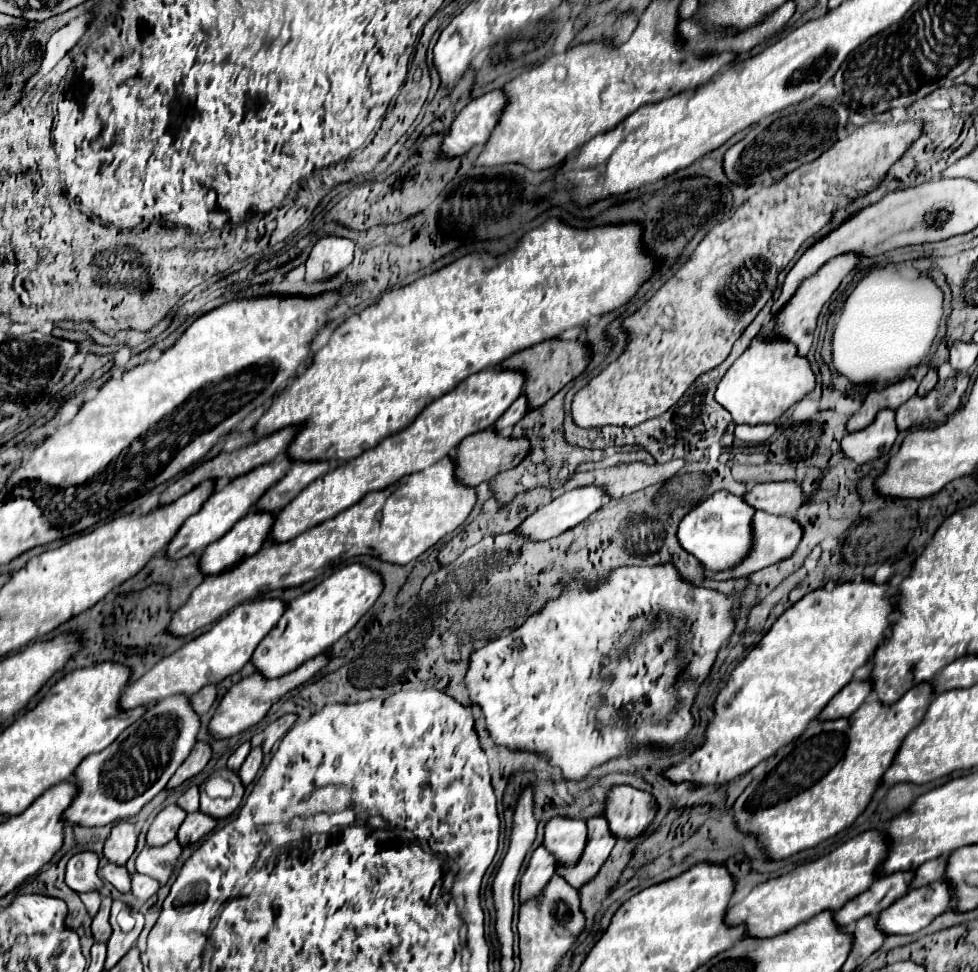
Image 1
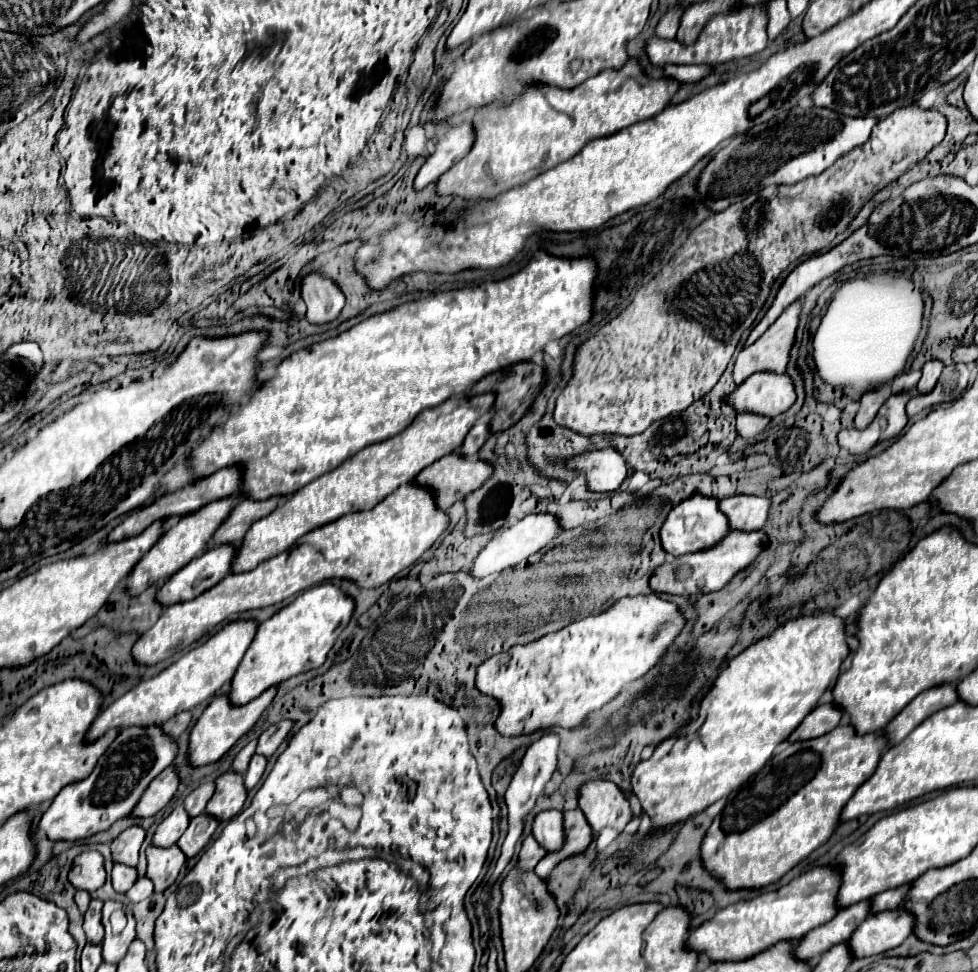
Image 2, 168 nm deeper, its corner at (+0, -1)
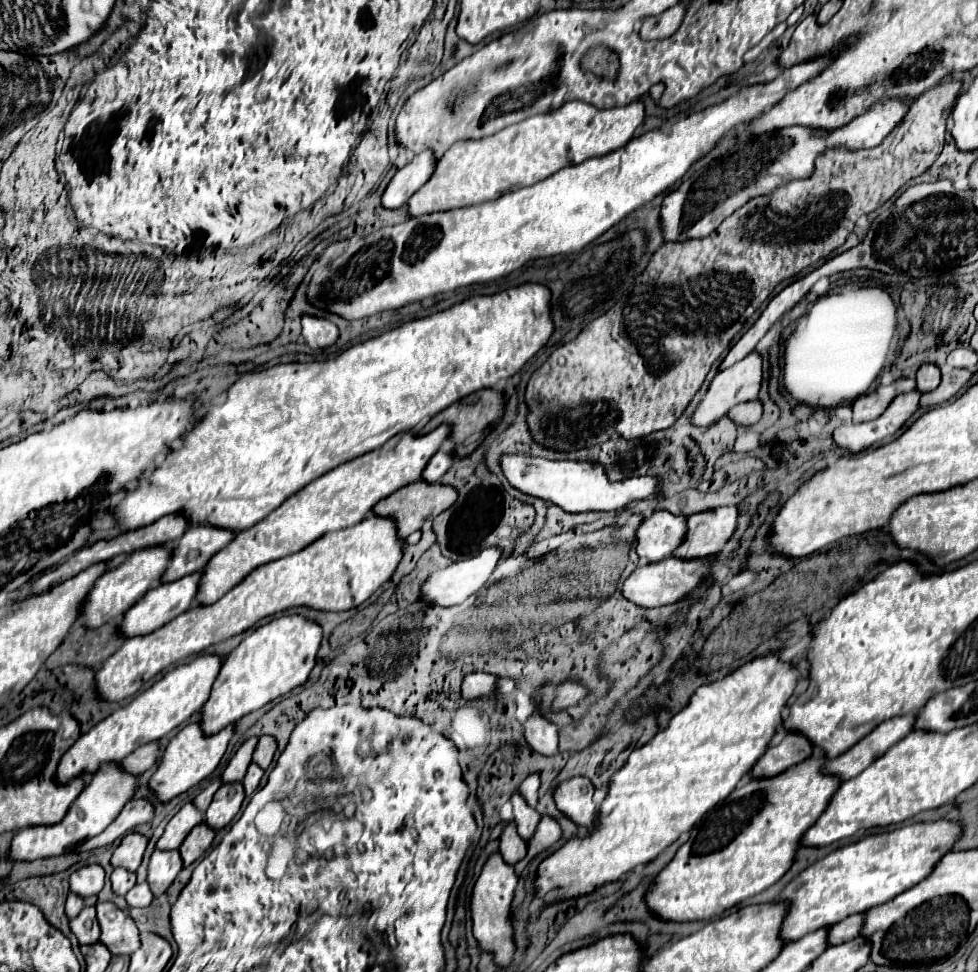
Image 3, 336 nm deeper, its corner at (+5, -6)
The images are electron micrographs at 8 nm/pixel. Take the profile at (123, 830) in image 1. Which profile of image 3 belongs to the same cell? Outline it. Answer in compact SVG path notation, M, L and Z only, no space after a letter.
M127 833L119 847L113 851L113 857L111 857L111 865L113 867L123 867L127 871L137 871L141 859L143 859L143 853L145 853L145 847L147 847L147 837L141 835L141 833Z

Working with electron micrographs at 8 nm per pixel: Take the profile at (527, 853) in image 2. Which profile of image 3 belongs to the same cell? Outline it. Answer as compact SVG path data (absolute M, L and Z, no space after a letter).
M509 823L505 827L505 831L501 835L501 849L499 849L499 853L503 855L503 859L509 865L515 865L527 853L527 843L523 839L519 839L515 823Z

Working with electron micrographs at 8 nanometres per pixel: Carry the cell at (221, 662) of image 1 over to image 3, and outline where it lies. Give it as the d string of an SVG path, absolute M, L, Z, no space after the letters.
M199 655L191 663L179 665L165 673L163 679L159 679L147 691L139 693L131 703L113 711L109 717L93 725L85 735L81 735L63 755L57 769L57 779L61 783L67 783L69 779L75 779L85 771L95 773L101 763L121 761L137 747L165 737L171 729L187 721L193 713L199 711L199 707L203 707L207 695L211 695L211 683L215 681L215 675L219 675L221 663L221 655Z

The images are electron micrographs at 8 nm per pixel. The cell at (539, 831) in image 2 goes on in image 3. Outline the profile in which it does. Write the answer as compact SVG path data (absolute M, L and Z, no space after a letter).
M517 793L511 797L511 803L513 803L513 813L515 813L515 823L517 823L519 835L527 841L527 839L531 839L531 835L535 835L535 827L539 825L541 815L535 809L527 807L523 797Z

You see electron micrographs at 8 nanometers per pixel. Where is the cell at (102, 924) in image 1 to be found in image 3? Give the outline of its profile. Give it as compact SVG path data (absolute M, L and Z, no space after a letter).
M83 907L83 911L71 921L71 931L81 945L99 941L99 923L95 917L95 907Z

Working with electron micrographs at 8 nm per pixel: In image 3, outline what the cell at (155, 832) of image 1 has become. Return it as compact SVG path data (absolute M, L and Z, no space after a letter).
M185 803L177 811L177 815L173 815L173 819L167 823L165 833L157 841L157 849L179 849L187 833L201 821L203 815L193 807L193 803Z

